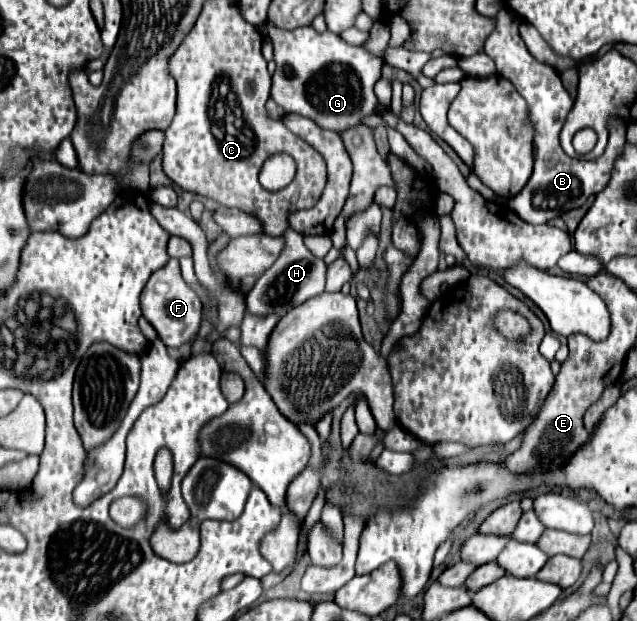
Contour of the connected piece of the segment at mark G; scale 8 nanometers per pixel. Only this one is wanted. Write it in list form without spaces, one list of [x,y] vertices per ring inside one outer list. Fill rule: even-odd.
[[[268,22],[268,32],[274,32],[274,62],[272,100],[286,112],[314,120],[324,130],[338,134],[364,124],[366,116],[378,114],[378,98],[374,84],[382,76],[382,58],[370,54],[364,46],[350,46],[332,32],[318,34],[314,28],[280,30]]]

